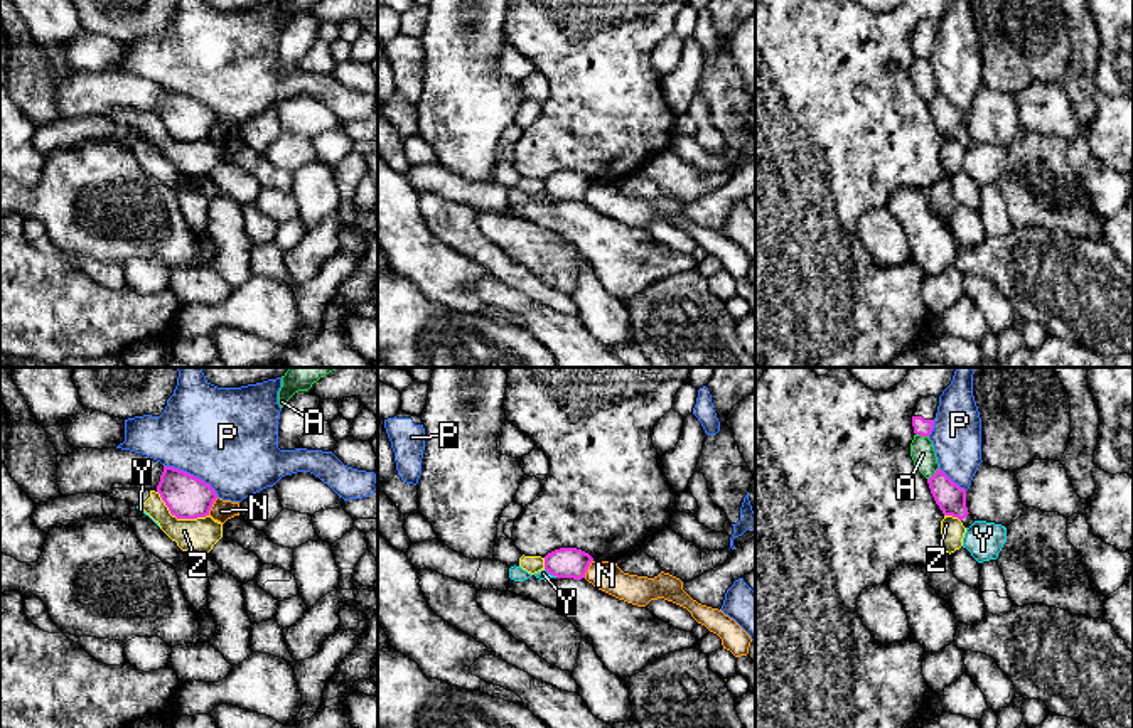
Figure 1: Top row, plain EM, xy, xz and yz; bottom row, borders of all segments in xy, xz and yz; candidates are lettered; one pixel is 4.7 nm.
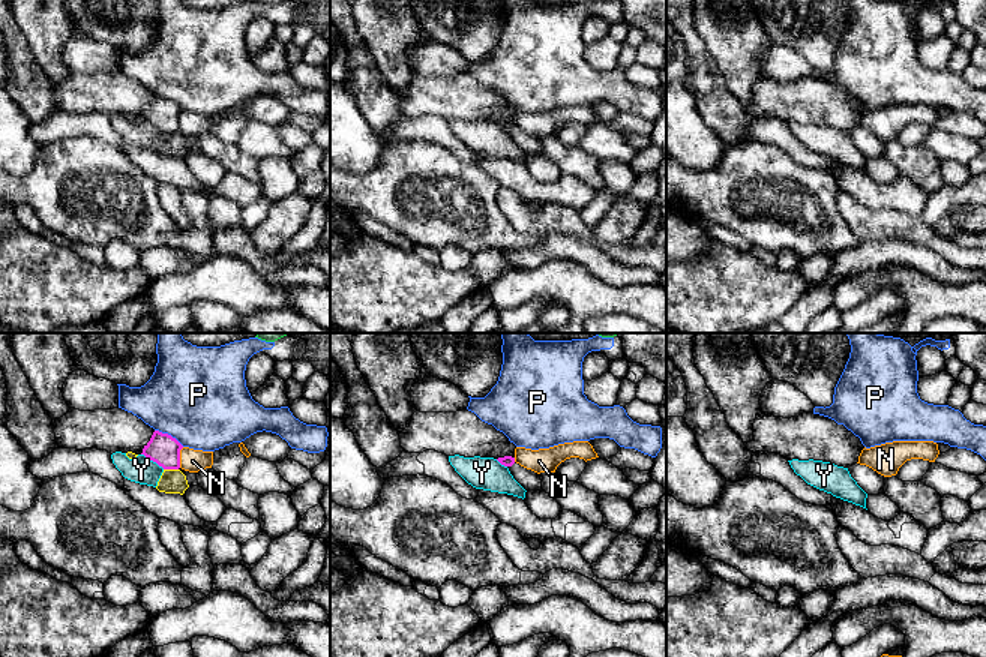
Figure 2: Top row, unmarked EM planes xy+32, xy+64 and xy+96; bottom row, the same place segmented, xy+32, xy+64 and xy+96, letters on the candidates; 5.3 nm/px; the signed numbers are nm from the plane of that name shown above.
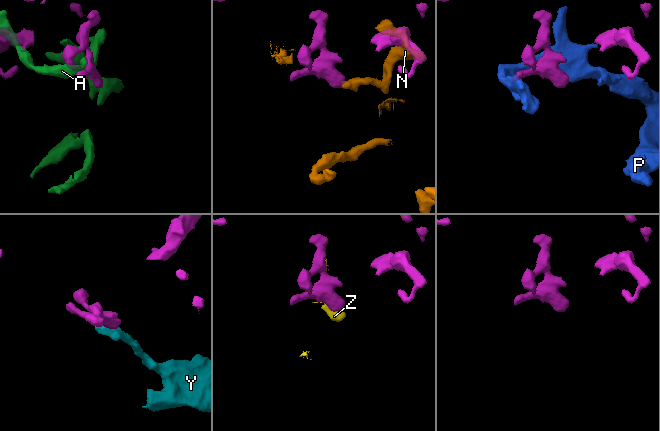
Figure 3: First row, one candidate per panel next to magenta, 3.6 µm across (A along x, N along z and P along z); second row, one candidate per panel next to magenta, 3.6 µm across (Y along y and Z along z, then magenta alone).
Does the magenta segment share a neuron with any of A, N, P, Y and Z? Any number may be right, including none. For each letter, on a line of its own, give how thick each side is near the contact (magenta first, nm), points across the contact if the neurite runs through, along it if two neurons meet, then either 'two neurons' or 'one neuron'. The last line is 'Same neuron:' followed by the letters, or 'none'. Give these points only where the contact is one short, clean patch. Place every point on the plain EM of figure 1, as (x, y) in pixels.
A: calibres 80 and 120 nm; two neurons
N: calibres 200 and 100 nm; border xy (218, 120), (208, 137); two neurons
P: calibres 200 and 480 nm; two neurons
Y: calibres 140 and 50 nm; border xz (545, 191), (557, 199); two neurons
Z: calibres 200 and 160 nm; two neurons
Same neuron: none

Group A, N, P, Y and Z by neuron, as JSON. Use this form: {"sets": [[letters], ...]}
{"sets": [["A"], ["N"], ["P"], ["Y"], ["Z"]]}

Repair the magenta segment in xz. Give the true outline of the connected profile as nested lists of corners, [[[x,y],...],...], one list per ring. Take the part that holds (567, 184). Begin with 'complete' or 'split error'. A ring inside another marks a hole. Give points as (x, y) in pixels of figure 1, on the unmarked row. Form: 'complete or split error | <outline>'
complete | [[[560,170],[545,179],[545,192],[556,201],[582,202],[593,180],[577,170]]]

